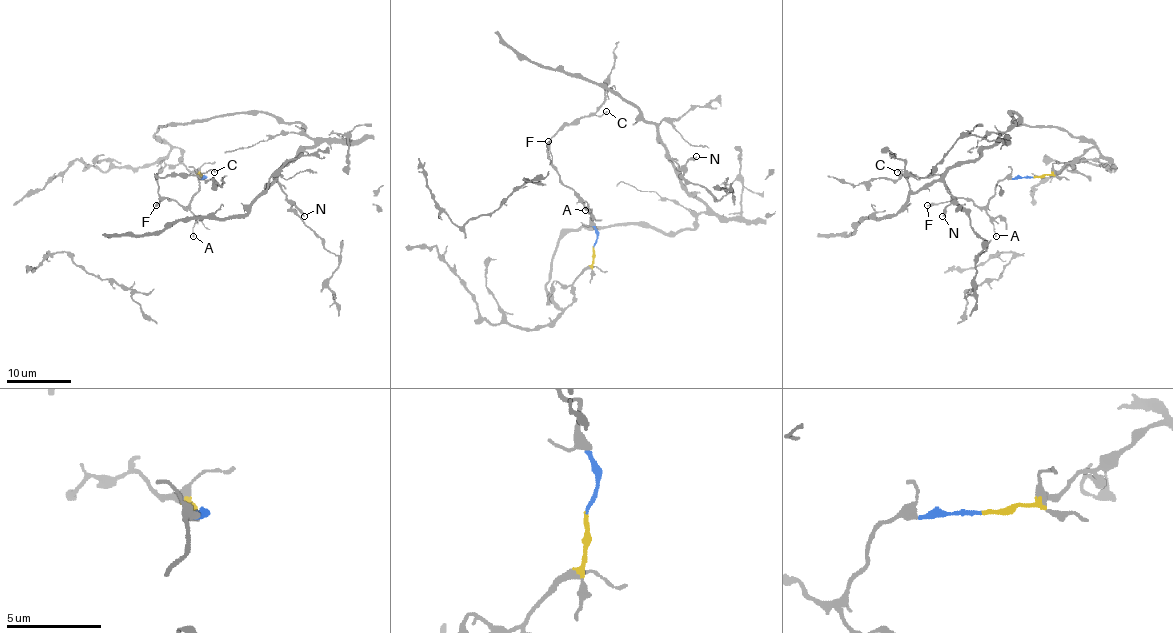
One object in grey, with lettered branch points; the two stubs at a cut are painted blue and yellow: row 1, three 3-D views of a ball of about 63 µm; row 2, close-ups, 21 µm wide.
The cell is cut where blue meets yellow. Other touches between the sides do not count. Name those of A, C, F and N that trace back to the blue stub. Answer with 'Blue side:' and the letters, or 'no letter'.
Blue side: A, C, F

